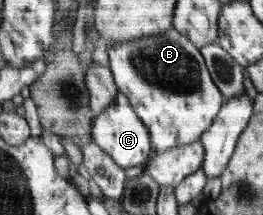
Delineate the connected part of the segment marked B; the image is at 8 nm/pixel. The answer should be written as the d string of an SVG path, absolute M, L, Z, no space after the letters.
M175 28L159 35L139 37L132 42L121 42L112 46L107 52L117 86L129 98L141 120L148 126L156 153L201 141L201 137L211 128L227 101L212 78L204 54L188 36L181 34Z

